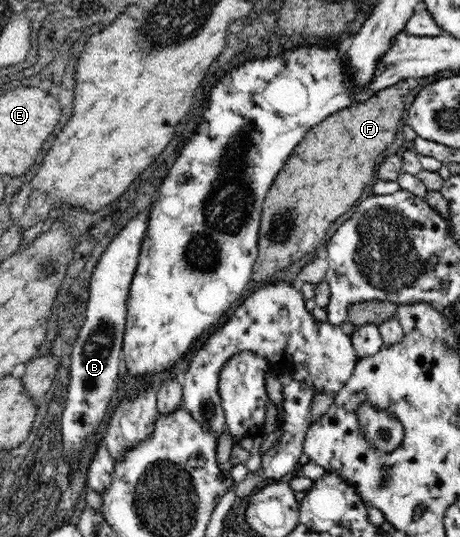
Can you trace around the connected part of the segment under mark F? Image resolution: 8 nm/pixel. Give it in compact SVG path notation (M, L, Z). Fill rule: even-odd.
M398 82L396 85L392 87L384 88L379 92L376 92L362 101L358 101L356 103L352 103L352 105L333 113L323 119L318 125L311 127L306 133L306 137L298 144L298 147L294 148L296 151L296 155L292 155L288 161L286 161L286 165L282 167L282 171L278 173L278 177L274 179L274 183L272 183L272 187L270 187L270 191L268 191L268 195L266 195L266 201L264 201L264 213L262 213L262 223L259 229L259 254L255 264L253 265L253 274L251 275L252 281L264 281L264 279L272 279L276 272L282 271L286 269L286 267L290 267L292 263L296 263L299 259L302 259L304 255L308 255L308 253L314 253L316 249L320 248L320 245L324 243L324 239L326 239L326 231L330 229L330 225L340 217L340 215L344 215L346 211L350 211L350 207L360 199L362 193L364 193L364 189L368 187L368 183L372 183L372 179L374 179L374 173L376 173L376 157L380 157L392 143L394 143L394 139L396 137L396 133L398 133L398 123L402 119L402 115L404 115L404 111L406 111L406 99L410 99L412 101L412 97L415 97L412 91L408 91L406 89L408 85L406 83Z

